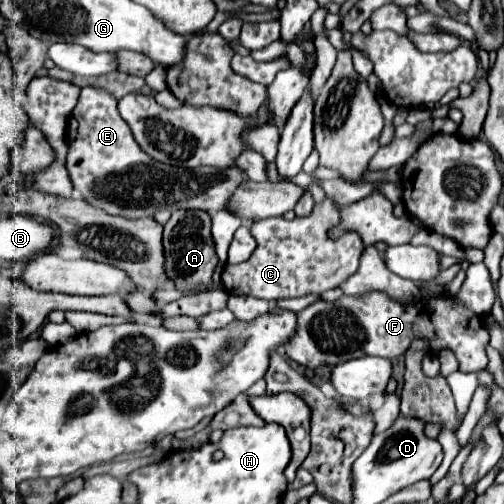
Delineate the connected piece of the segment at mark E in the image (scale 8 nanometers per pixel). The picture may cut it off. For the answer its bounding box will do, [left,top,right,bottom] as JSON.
[67,86,247,218]

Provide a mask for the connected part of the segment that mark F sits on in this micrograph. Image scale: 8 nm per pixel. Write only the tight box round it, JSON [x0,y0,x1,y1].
[279,292,489,372]

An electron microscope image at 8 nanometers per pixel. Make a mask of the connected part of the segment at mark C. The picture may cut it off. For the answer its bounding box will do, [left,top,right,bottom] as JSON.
[221,200,363,300]

